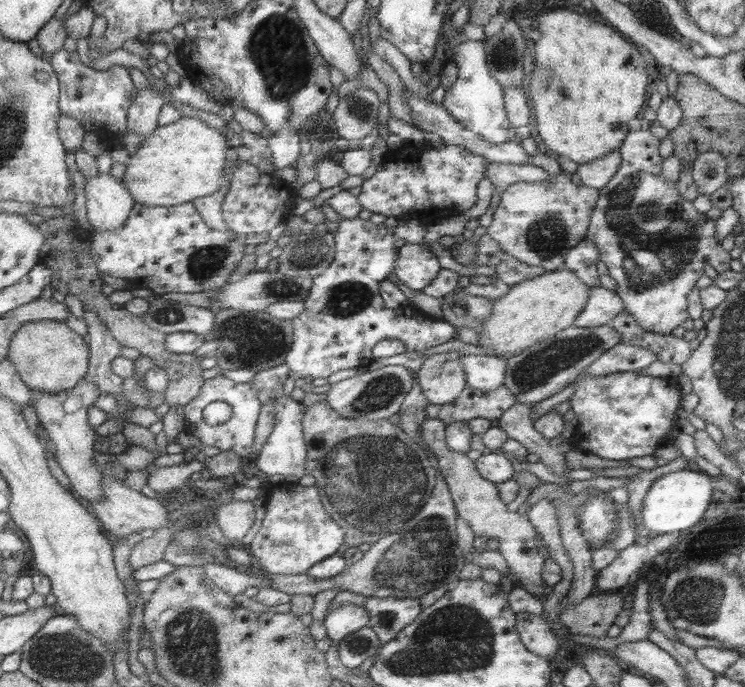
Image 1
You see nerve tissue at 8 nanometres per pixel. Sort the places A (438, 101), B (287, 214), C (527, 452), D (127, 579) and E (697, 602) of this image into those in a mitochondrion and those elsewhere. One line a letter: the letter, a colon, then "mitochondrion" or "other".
A: other
B: other
C: other
D: other
E: mitochondrion

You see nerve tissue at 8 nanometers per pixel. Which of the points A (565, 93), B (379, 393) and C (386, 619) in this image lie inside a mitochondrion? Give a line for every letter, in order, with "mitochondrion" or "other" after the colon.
A: mitochondrion
B: mitochondrion
C: mitochondrion

